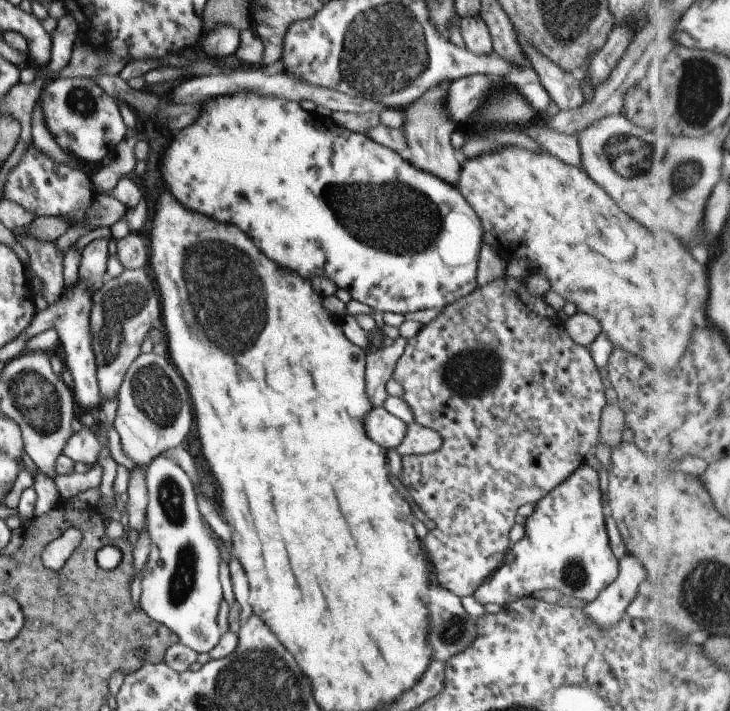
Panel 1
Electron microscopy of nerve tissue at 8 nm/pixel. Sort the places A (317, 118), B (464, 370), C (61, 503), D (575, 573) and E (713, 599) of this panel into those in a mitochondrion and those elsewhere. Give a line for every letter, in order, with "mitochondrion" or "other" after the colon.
A: other
B: mitochondrion
C: other
D: mitochondrion
E: mitochondrion

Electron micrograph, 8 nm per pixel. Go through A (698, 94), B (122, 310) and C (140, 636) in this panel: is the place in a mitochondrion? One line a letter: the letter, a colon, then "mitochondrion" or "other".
A: mitochondrion
B: mitochondrion
C: other

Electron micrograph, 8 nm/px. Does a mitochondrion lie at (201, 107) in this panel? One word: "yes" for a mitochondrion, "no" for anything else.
no

